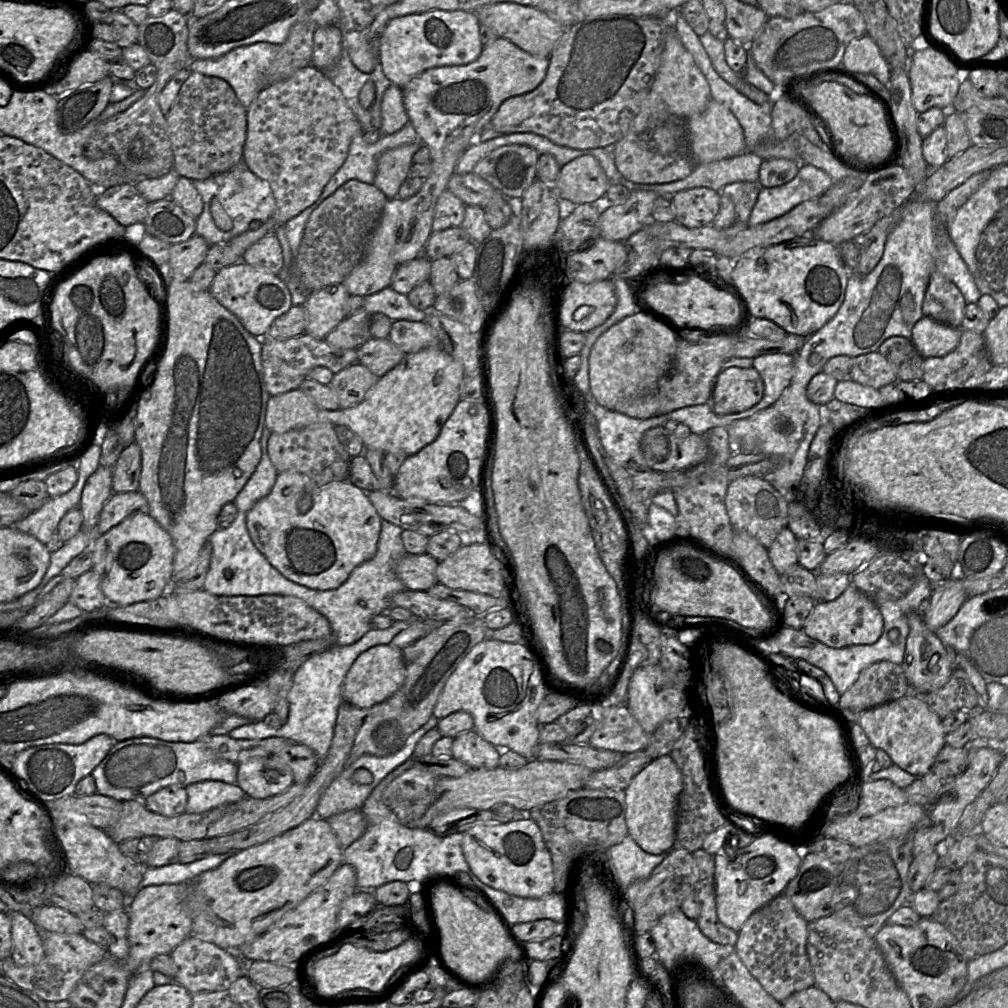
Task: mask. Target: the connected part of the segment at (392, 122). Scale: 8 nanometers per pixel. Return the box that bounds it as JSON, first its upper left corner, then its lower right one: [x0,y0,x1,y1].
[381,84,409,135]

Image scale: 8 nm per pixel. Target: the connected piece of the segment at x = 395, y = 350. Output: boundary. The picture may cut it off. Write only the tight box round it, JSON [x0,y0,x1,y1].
[356,337,406,377]

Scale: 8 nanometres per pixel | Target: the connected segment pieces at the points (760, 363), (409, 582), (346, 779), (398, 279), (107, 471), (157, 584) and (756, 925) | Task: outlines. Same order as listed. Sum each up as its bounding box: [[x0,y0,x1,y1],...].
[[722,354,794,422],[395,553,438,591],[316,716,437,819],[391,256,431,295],[79,466,113,530],[92,514,175,606],[735,893,815,1003]]

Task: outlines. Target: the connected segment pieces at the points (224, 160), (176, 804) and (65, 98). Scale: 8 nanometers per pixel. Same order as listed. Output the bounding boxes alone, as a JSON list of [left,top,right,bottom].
[[165,71,247,180],[143,785,187,816],[57,76,115,134]]

